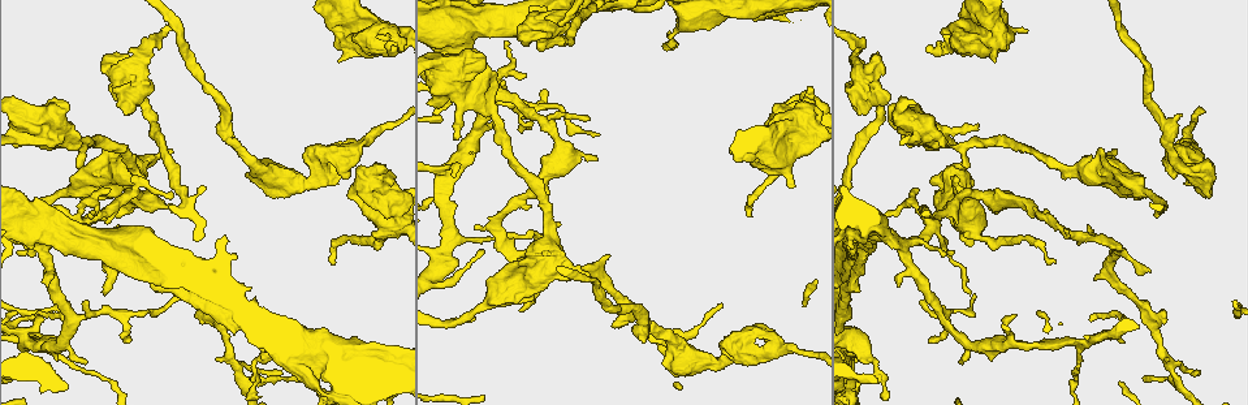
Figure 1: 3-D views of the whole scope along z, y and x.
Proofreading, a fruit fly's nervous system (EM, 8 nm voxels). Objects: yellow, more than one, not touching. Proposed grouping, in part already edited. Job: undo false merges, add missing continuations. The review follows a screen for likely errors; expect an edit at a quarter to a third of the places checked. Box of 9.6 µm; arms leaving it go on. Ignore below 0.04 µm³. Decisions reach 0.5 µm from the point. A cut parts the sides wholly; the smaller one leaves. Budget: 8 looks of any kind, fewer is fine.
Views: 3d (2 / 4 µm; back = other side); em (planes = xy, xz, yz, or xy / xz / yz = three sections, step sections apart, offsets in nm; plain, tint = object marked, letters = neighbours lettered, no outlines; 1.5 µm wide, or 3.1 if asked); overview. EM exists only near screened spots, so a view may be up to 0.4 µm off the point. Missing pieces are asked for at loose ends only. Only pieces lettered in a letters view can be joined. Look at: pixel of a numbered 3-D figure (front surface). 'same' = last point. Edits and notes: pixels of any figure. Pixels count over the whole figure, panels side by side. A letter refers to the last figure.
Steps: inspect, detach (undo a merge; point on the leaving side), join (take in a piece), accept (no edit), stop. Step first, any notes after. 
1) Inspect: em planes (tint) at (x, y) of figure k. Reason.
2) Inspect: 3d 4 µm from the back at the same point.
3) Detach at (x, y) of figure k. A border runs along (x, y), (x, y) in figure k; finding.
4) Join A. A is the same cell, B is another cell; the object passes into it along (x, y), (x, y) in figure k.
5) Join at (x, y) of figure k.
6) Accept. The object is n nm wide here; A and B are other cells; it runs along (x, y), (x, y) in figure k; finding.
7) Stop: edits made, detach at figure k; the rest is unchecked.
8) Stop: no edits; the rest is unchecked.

Inspect: em xz step 4 (letters) at (956, 146) of figure 1. Thick turns thin.

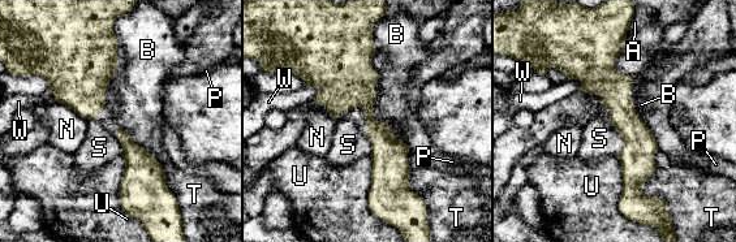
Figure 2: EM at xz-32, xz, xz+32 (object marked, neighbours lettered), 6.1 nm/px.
Accept. A, B, N, P, S, T, U and W are other cells; a border runs along (375, 72), (373, 116), (405, 143) in figure 2; continuous, no second neuron.

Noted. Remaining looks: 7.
Inspect: 3d 2 µm at (811, 87) of figure 1. Thick end.

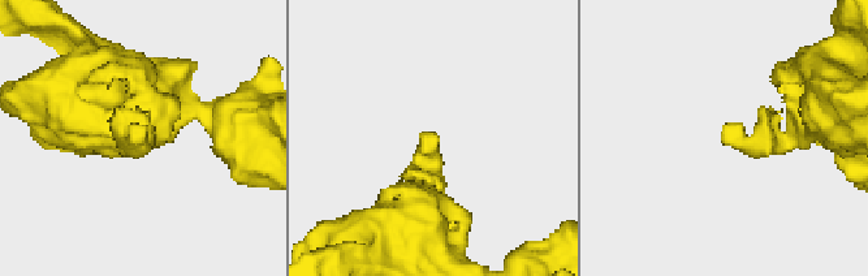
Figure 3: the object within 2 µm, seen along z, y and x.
Inspect: em planes (letters) at (439, 135) of figure 3. Now the EM.

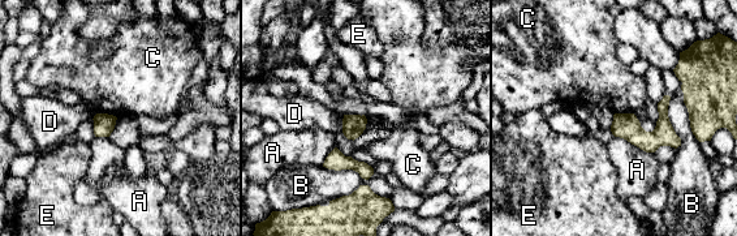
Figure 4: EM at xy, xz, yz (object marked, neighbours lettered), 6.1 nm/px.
Accept. A, B, C, D and E are other cells; none of them fits.

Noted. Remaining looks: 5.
Inspect: em xy step 4 (tint) at (1026, 29) of figure 1.

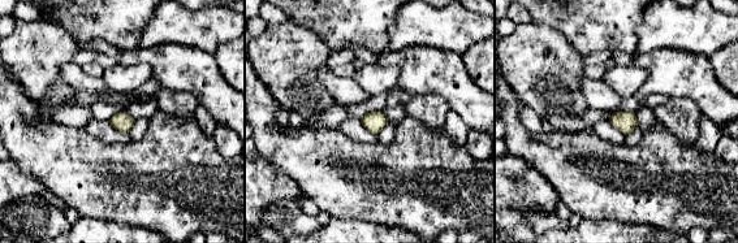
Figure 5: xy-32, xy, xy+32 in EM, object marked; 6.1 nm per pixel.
Inspect: em planes (letters) at the same point.

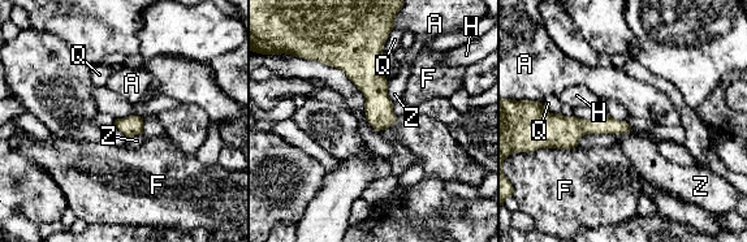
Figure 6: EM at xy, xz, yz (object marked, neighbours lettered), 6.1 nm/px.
Accept. The longest contact is with F, 240 nm; A, F, H, Q and Z are other cells; a border runs along (387, 82), (387, 95), (392, 103) in figure 6; no lettered piece goes on from it.

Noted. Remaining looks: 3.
Stop: no edits; the rest is unchecked.

